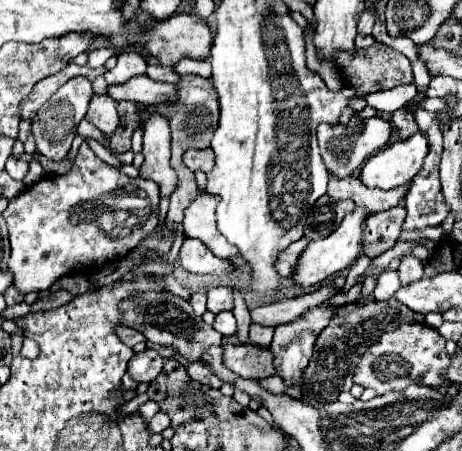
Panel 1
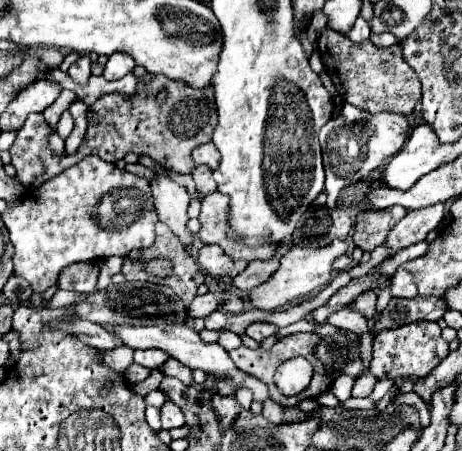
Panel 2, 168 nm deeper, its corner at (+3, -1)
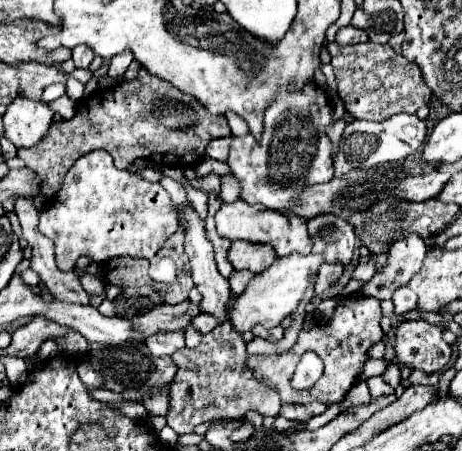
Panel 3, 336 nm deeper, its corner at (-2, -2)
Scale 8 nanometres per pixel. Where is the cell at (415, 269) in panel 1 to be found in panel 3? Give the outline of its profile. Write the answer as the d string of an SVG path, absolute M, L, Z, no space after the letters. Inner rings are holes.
M408 285L398 289L392 295L392 301L394 301L394 307L396 307L398 315L406 315L408 311L412 311L416 307L416 295L414 295L414 291L410 291Z

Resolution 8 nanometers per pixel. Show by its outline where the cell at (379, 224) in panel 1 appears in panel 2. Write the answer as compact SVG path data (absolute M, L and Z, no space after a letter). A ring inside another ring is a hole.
M389 206L387 210L365 210L357 216L353 242L365 252L381 246L389 234L389 230L407 214L403 206Z

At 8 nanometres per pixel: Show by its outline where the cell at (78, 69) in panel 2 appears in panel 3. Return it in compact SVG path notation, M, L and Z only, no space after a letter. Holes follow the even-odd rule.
M78 45L78 47L72 49L72 61L76 63L76 67L88 69L90 63L92 63L92 59L94 59L94 53L86 45Z

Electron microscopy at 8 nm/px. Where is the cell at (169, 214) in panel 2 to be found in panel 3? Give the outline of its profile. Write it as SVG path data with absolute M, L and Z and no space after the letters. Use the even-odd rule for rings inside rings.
M182 207L182 209L176 209L178 215L180 215L180 223L182 227L186 227L186 255L190 259L190 275L194 279L194 285L196 289L200 291L202 295L202 301L200 301L200 309L208 315L214 315L218 317L220 323L226 321L228 317L228 309L226 305L230 303L230 285L228 285L228 279L224 279L218 269L216 269L216 261L214 261L214 251L212 251L212 245L210 241L206 239L206 229L204 229L204 221L198 217L198 213L192 209L192 207Z

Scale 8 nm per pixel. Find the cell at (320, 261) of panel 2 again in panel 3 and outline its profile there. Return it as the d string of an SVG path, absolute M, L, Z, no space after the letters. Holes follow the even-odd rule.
M292 253L288 257L276 259L268 269L258 273L246 285L246 289L240 297L236 297L232 311L230 311L230 323L234 325L234 329L242 335L246 331L252 331L254 325L264 325L266 329L280 325L280 321L284 317L288 317L296 309L298 301L302 299L302 295L310 283L310 269L318 269L320 265L322 265L322 257L312 255L312 253L310 255Z

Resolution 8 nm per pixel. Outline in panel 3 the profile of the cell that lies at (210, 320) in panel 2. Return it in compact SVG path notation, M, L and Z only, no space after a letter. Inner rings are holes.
M202 313L202 315L198 315L194 321L190 321L190 327L194 327L196 331L200 331L202 335L204 335L204 333L208 333L210 329L214 329L216 325L218 325L218 321L216 321L214 317L206 315L206 313Z

